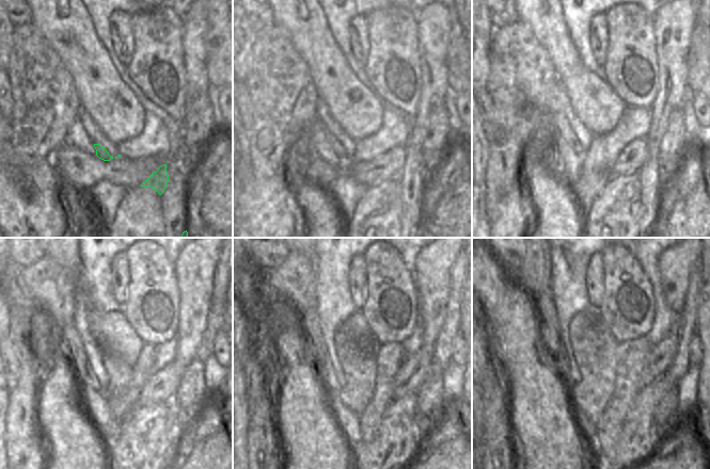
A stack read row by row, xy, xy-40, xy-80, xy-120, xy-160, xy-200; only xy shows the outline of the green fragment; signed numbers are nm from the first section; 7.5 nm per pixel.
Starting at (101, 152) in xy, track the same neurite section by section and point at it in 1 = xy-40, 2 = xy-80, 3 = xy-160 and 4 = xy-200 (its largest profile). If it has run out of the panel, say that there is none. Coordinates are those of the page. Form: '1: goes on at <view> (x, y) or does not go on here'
1: goes on at xy-40 (336, 146)
2: goes on at xy-80 (562, 124)
3: goes on at xy-160 (311, 334)
4: goes on at xy-200 (549, 328)

